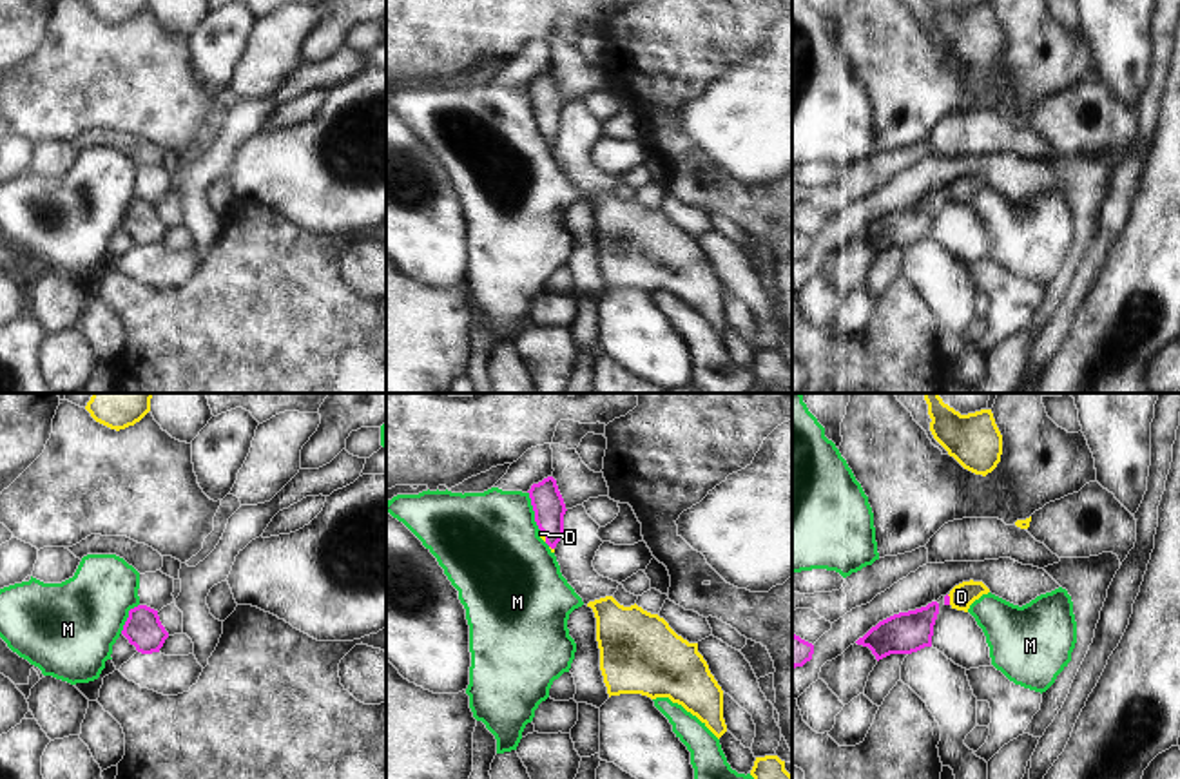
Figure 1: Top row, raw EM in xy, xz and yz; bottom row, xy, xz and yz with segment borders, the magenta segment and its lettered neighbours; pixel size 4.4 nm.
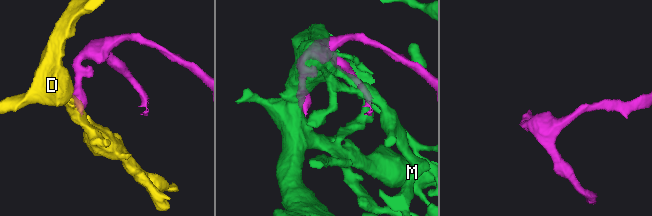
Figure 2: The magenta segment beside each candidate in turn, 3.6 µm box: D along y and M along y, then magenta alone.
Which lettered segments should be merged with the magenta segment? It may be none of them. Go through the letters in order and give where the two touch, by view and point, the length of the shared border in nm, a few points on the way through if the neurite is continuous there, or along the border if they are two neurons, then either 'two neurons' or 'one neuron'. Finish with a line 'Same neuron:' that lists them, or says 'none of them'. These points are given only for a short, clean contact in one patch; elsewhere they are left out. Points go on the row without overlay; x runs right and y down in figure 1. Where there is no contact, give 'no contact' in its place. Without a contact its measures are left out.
D: xz (544, 129) | 60 nm | across xz (548, 98), (544, 129), (541, 127) | one neuron
M: xz (533, 104) | 190 nm | two neurons
Same neuron: D

